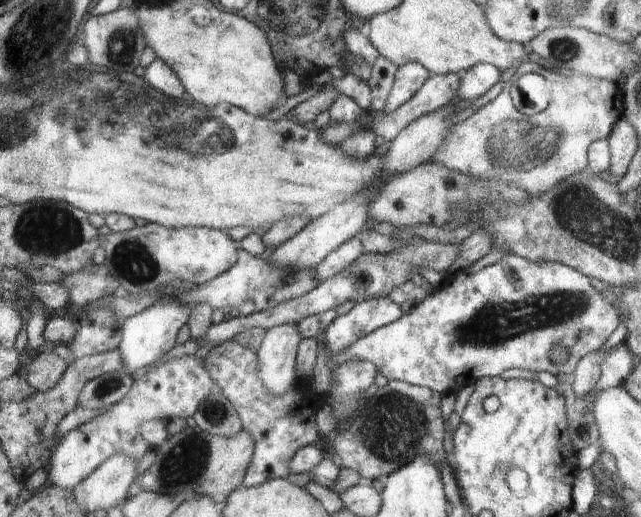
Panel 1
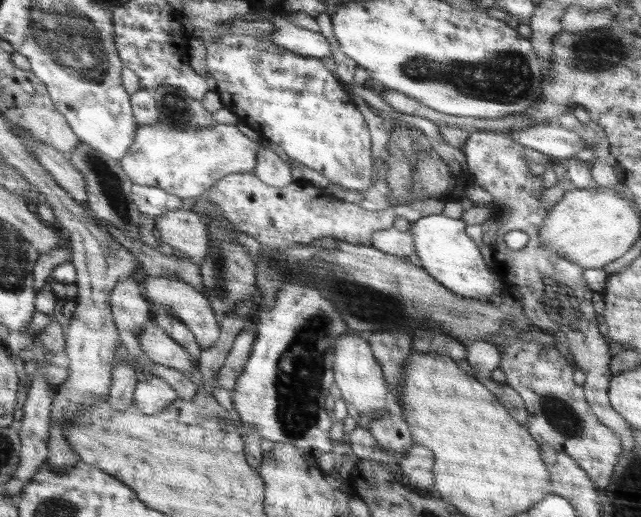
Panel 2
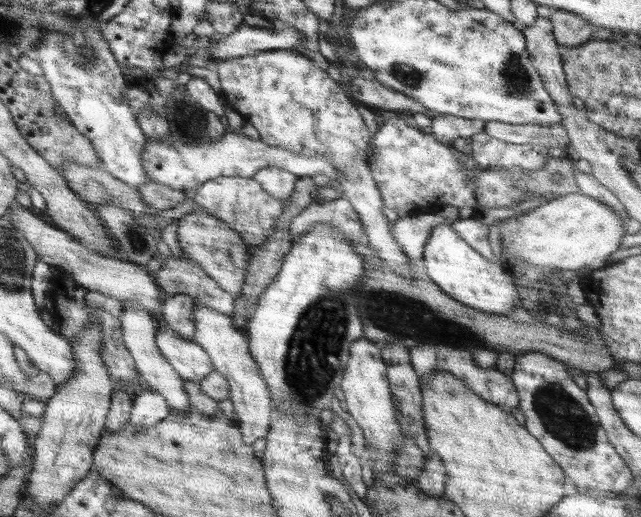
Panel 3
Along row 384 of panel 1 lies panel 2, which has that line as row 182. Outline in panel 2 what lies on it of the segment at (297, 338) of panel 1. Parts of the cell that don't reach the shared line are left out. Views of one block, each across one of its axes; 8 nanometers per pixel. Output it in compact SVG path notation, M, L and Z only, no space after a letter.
M264 141L260 142L253 173L263 182L273 187L284 188L294 182L288 159L276 148Z

